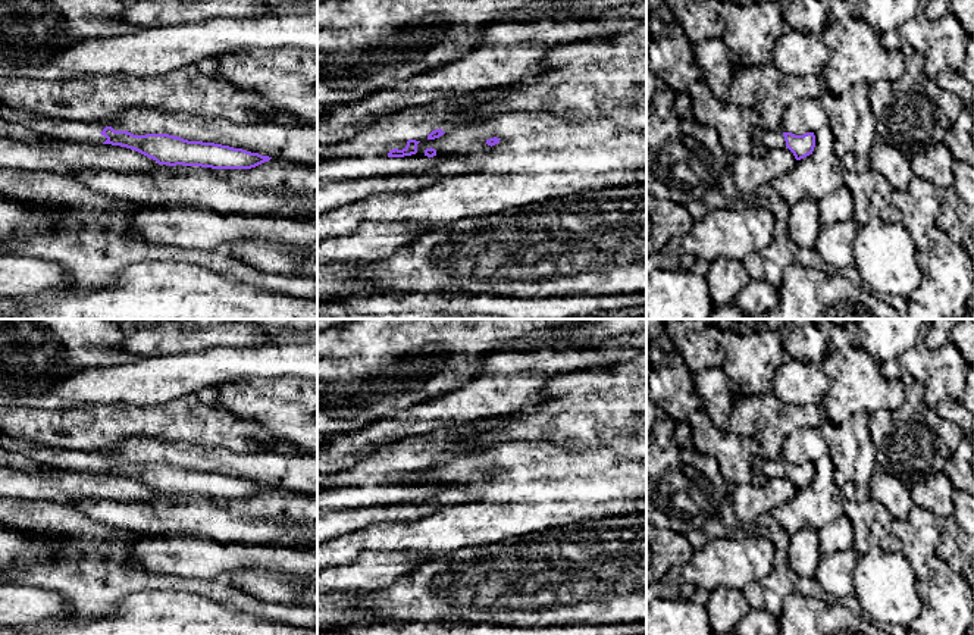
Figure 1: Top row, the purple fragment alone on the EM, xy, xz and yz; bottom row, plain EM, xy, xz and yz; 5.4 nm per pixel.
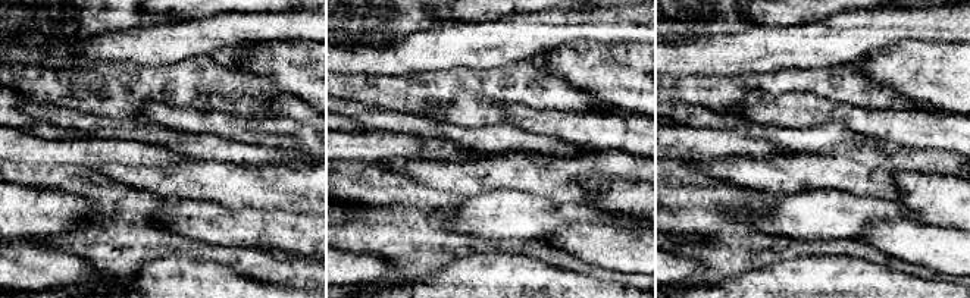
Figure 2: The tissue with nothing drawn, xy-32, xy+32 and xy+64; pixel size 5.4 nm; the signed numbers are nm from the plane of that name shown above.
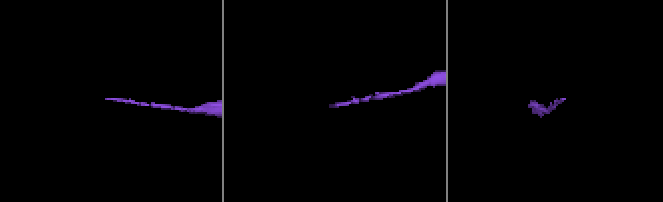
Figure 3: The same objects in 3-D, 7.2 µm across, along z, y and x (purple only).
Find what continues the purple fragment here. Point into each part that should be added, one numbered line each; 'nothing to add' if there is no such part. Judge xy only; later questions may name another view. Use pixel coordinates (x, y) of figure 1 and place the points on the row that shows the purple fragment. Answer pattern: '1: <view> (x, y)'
1: xy (50, 128)

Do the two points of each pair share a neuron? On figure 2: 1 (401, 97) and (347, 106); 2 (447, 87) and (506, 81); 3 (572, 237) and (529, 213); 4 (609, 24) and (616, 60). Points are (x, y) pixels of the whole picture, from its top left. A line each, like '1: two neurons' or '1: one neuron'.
1: two neurons
2: one neuron
3: two neurons
4: two neurons

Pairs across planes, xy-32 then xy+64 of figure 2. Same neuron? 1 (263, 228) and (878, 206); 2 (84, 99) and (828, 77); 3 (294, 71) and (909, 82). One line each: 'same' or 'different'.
1: same
2: same
3: same

